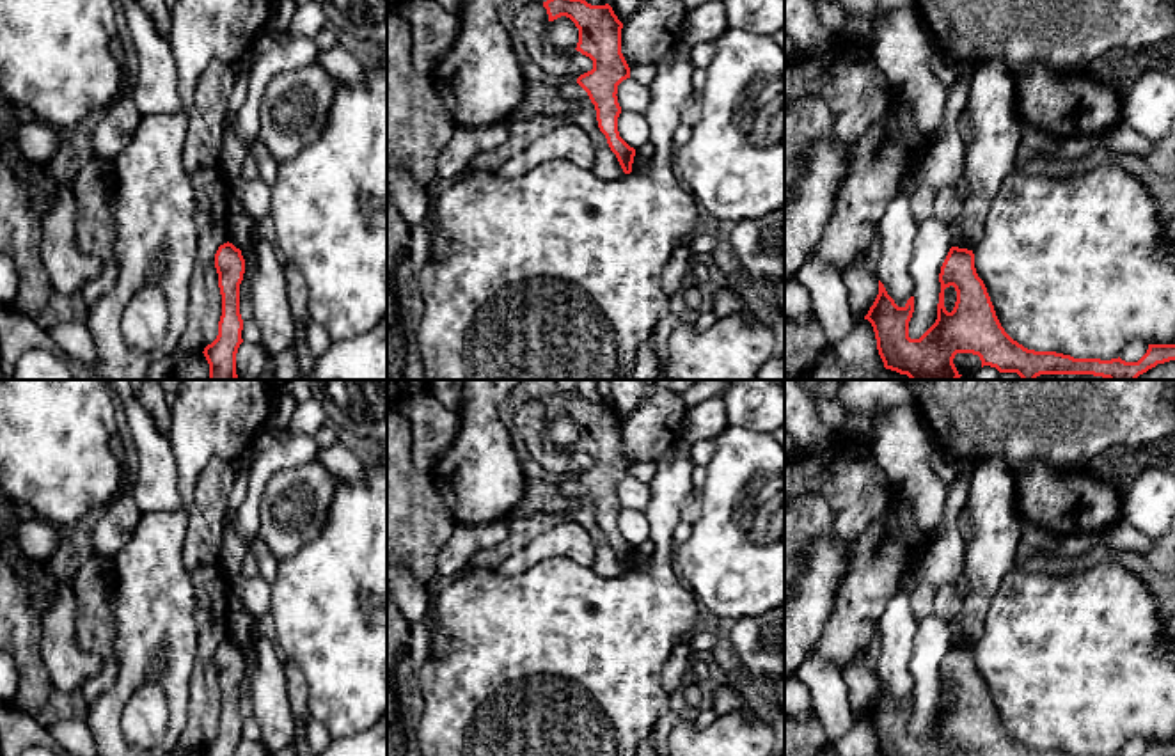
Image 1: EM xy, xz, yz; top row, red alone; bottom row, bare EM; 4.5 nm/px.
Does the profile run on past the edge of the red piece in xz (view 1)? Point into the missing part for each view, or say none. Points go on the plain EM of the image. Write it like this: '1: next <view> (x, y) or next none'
1: next xz (528, 389)

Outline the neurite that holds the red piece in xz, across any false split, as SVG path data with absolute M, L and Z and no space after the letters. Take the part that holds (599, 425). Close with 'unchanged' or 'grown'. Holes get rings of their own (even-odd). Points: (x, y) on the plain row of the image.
M522 380L502 401L502 424L509 431L511 444L520 460L525 477L536 477L564 488L570 479L577 479L589 493L596 508L600 529L605 532L611 548L616 552L625 571L632 570L635 547L630 545L618 529L621 504L618 500L618 483L630 476L630 465L621 451L623 421L609 401L591 403L579 392L564 394L556 380ZM540 399L548 412L548 419L561 413L570 415L579 426L577 449L593 458L593 467L577 474L556 474L545 470L529 453L522 433L515 426L517 412L529 401Z; grown

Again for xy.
M224 641L215 651L215 665L218 671L218 685L222 692L222 713L218 719L217 736L204 745L206 756L236 756L243 740L243 717L240 712L240 681L245 671L245 657L241 648L233 641Z; unchanged

